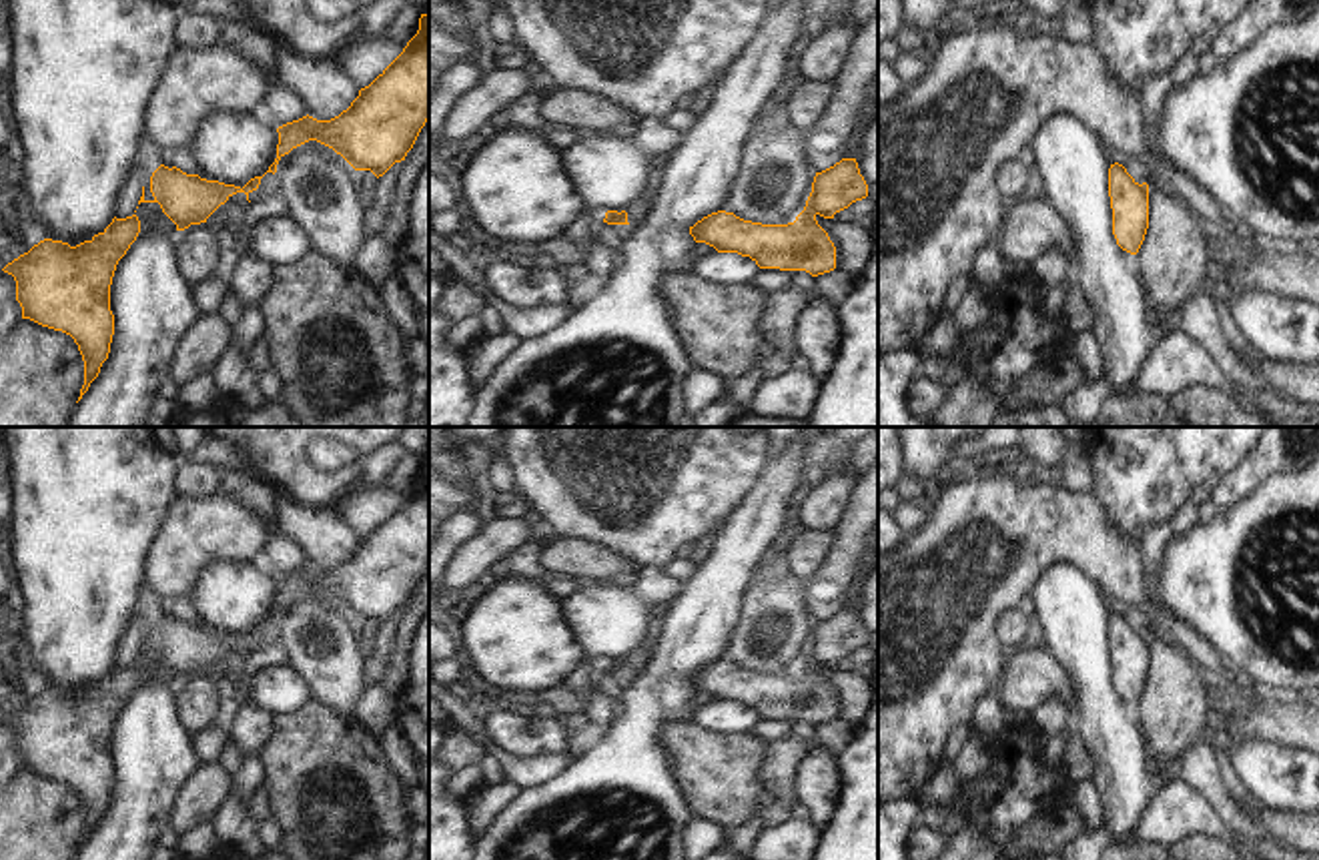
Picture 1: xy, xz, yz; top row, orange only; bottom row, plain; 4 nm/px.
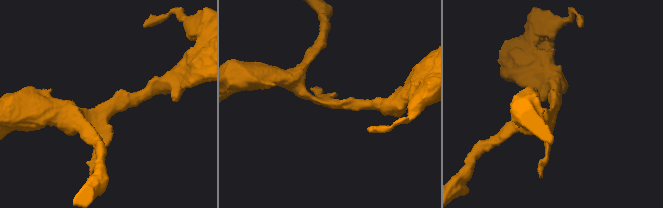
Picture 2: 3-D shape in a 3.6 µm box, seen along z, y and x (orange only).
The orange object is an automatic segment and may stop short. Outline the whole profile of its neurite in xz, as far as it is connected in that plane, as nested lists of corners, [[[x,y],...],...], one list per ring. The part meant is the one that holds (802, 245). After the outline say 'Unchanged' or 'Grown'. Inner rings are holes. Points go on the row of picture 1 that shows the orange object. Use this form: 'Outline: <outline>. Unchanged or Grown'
Outline: [[[842,158],[816,172],[806,206],[794,223],[762,225],[718,210],[690,227],[690,235],[718,253],[750,257],[760,269],[806,271],[818,277],[836,269],[836,247],[816,217],[834,219],[866,196],[868,184],[856,158]]]. Unchanged.

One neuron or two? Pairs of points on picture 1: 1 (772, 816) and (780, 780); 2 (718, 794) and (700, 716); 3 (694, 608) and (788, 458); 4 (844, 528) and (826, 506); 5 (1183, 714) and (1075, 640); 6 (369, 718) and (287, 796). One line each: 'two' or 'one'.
1: one
2: two
3: one
4: two
5: two
6: two

